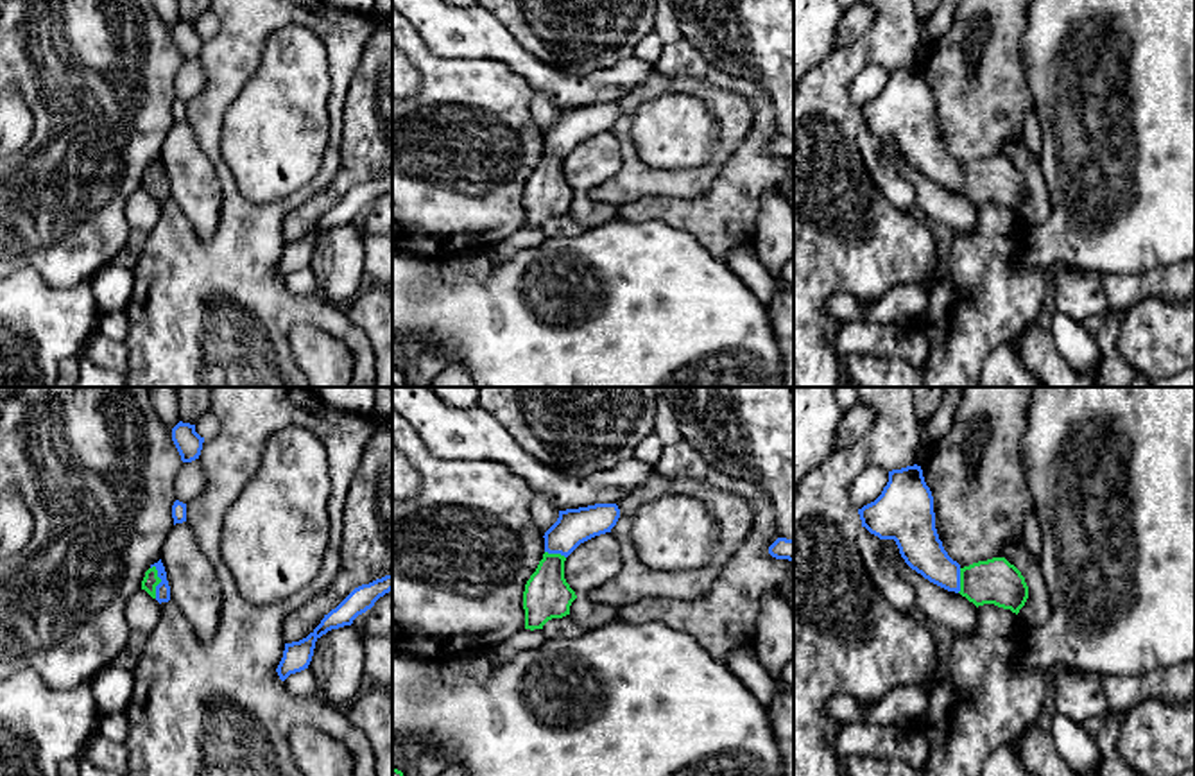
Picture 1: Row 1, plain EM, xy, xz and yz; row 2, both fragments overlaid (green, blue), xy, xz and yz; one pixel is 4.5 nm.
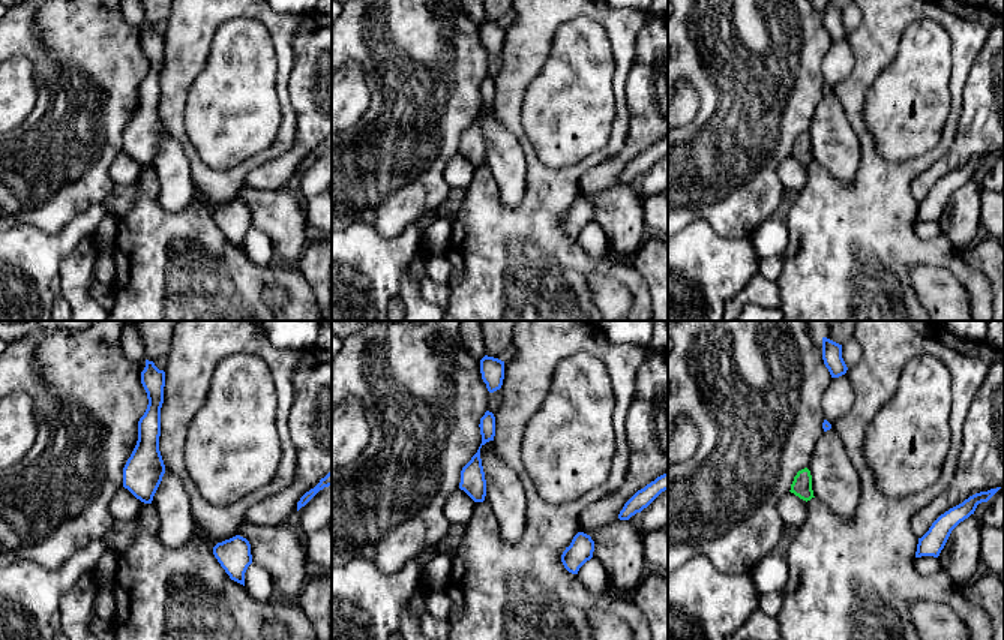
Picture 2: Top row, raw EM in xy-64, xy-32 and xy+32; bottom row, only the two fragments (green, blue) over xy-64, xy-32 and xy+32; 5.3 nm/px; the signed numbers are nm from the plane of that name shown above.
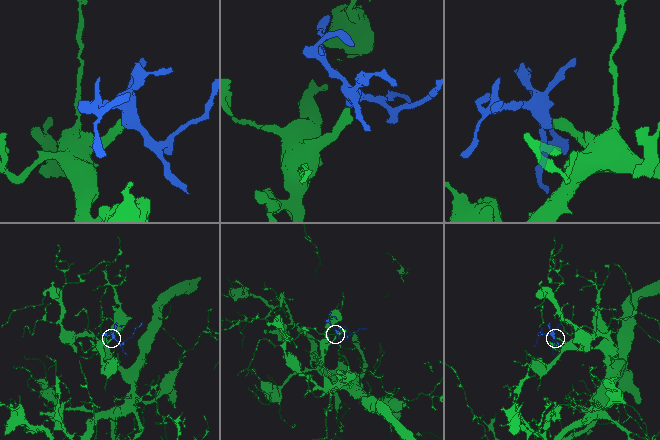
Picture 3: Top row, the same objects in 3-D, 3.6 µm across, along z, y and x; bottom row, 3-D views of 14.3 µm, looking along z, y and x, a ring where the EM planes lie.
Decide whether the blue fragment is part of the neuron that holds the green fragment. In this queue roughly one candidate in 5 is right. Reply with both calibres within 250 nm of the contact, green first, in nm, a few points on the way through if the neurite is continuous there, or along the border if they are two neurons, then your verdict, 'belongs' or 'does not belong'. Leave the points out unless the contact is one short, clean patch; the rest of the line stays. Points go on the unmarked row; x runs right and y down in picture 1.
70/60 nm | across xy (151, 178), (160, 180), (162, 189) | belongs

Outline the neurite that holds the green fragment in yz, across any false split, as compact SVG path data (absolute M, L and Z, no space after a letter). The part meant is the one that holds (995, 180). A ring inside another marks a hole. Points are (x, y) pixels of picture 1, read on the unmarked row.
M921 65L889 70L881 93L858 113L862 125L880 138L894 138L905 161L930 181L960 192L976 206L994 203L1018 213L1025 204L1025 176L1005 156L962 167L948 154L935 127L933 95Z

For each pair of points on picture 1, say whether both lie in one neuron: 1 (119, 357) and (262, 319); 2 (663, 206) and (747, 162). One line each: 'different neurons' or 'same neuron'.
1: different neurons
2: same neuron

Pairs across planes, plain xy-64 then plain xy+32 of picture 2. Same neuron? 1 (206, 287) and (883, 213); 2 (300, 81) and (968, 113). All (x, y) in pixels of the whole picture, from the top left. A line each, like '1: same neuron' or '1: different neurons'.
1: same neuron
2: same neuron

